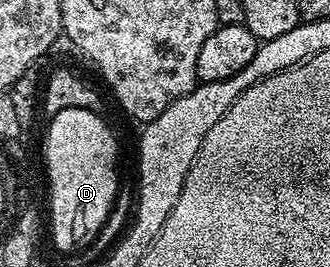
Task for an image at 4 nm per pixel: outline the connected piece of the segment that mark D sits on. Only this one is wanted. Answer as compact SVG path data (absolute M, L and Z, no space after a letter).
M85 109L61 110L50 117L47 123L47 137L41 141L41 148L47 151L47 160L51 160L51 181L53 181L53 230L59 248L73 248L79 251L93 242L101 226L111 213L115 197L121 191L119 185L119 148L115 145L115 136L106 124L104 117Z

